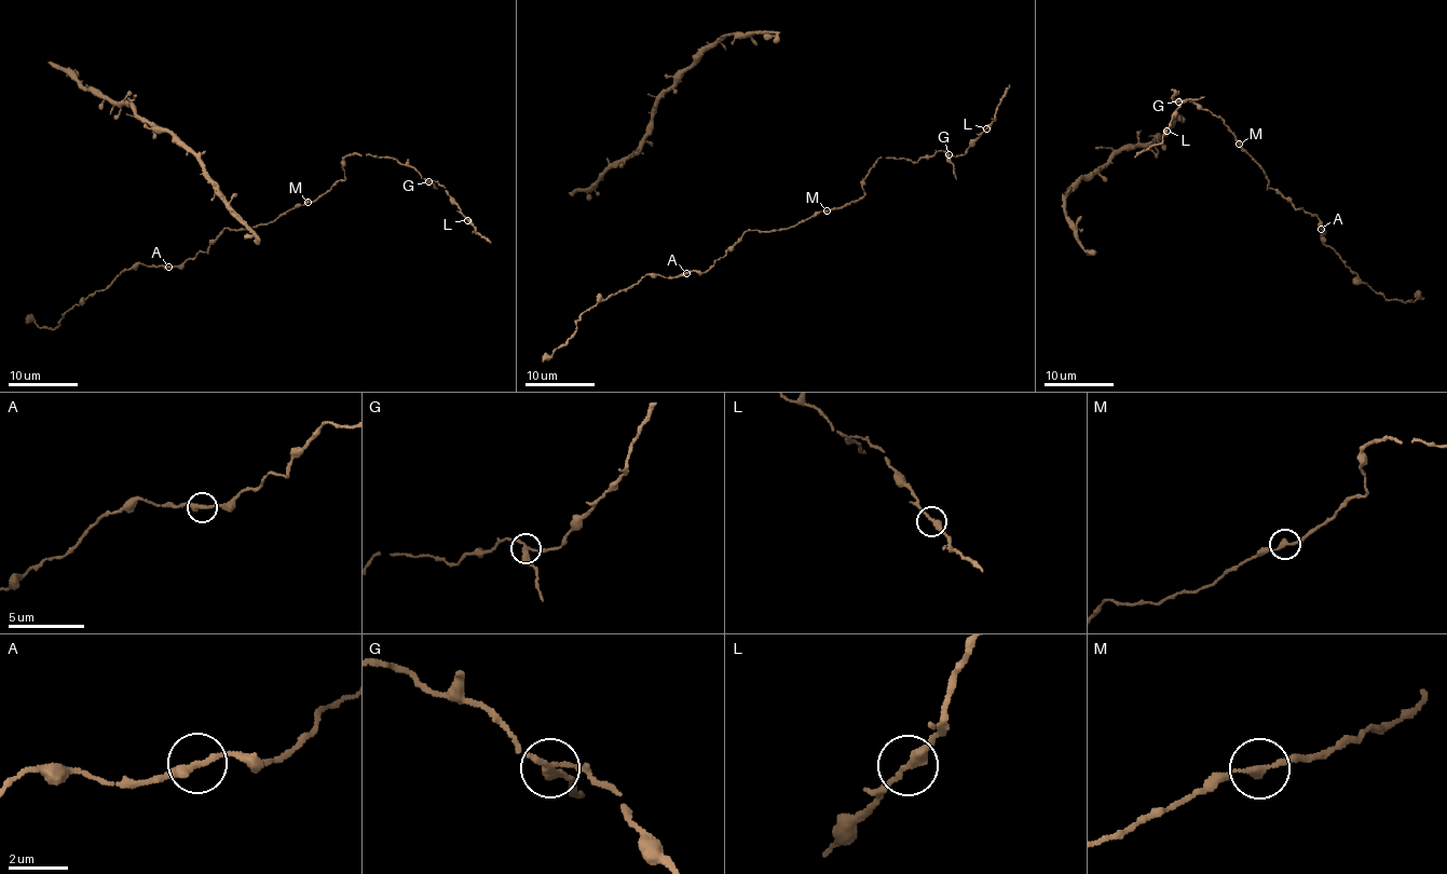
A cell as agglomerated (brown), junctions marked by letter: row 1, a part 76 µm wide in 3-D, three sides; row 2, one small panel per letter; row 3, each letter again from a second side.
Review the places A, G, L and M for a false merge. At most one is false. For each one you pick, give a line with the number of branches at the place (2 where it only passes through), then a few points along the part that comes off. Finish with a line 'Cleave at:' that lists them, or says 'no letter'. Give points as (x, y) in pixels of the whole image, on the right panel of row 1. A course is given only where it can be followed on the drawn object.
G: 3 | (1178, 101), (1204, 97)
Cleave at: G

